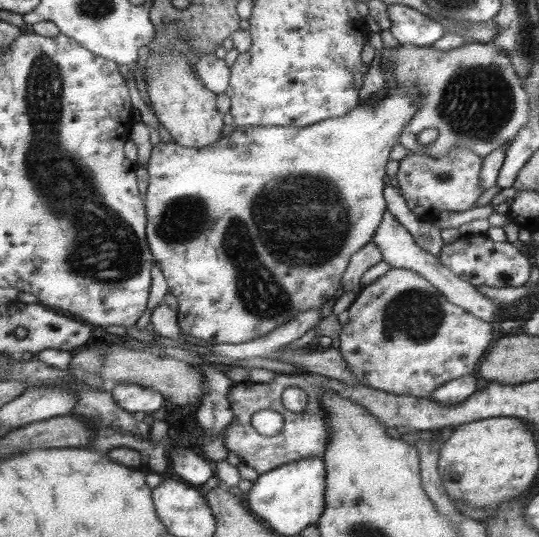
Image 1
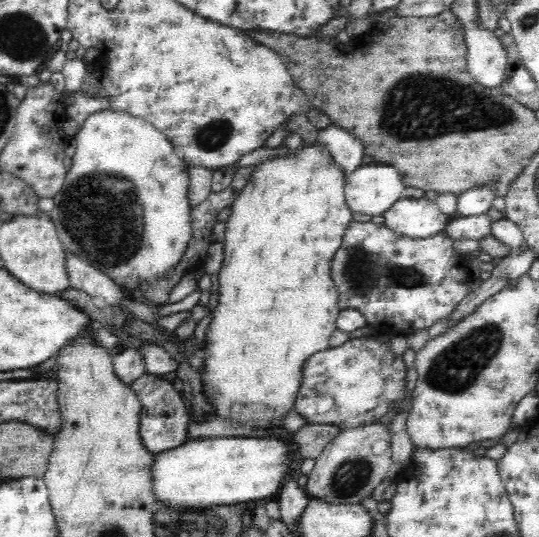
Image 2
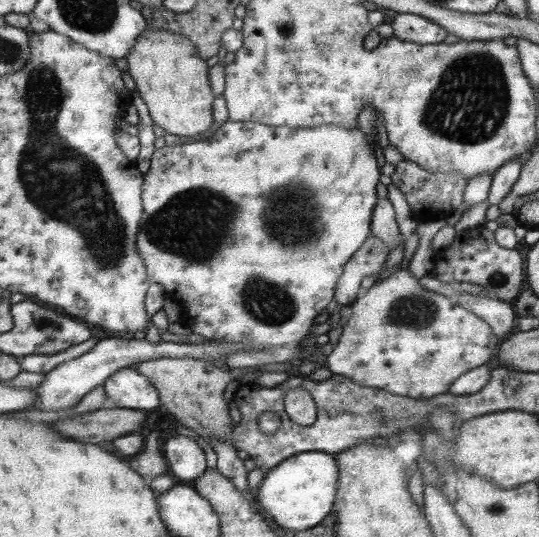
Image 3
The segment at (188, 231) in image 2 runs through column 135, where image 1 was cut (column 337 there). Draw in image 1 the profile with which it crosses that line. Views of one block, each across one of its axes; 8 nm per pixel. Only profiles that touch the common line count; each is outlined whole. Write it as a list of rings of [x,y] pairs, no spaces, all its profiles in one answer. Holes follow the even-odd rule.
[[[411,85],[395,87],[377,104],[355,105],[343,116],[323,119],[306,127],[239,126],[228,136],[205,148],[187,148],[173,142],[162,143],[161,141],[152,145],[147,160],[148,186],[144,197],[146,240],[169,292],[177,300],[177,327],[185,334],[207,342],[208,345],[241,344],[267,335],[267,332],[274,331],[281,324],[294,320],[299,313],[315,309],[325,300],[329,300],[339,288],[339,278],[345,271],[347,262],[350,262],[349,256],[361,250],[378,231],[385,213],[385,200],[381,196],[385,162],[388,161],[391,148],[397,144],[397,136],[401,128],[415,114],[419,100],[421,95],[417,87],[415,90]]]

